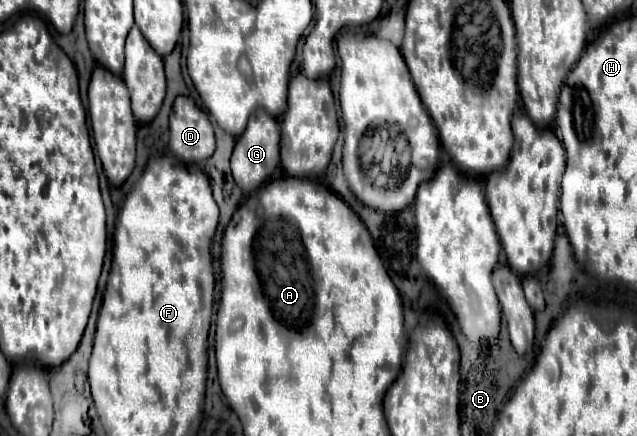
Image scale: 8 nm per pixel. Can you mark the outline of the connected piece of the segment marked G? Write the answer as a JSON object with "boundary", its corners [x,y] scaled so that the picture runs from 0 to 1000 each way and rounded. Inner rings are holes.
{"boundary":[[[402,250],[396,259],[396,268],[389,273],[386,300],[374,314],[364,365],[361,365],[361,388],[364,388],[364,406],[370,415],[370,424],[383,438],[383,443],[396,443],[402,438],[408,424],[421,420],[430,388],[436,383],[440,356],[436,356],[436,323],[440,323],[440,291],[436,278],[430,268],[424,268],[421,259],[414,259],[414,250]]]}

